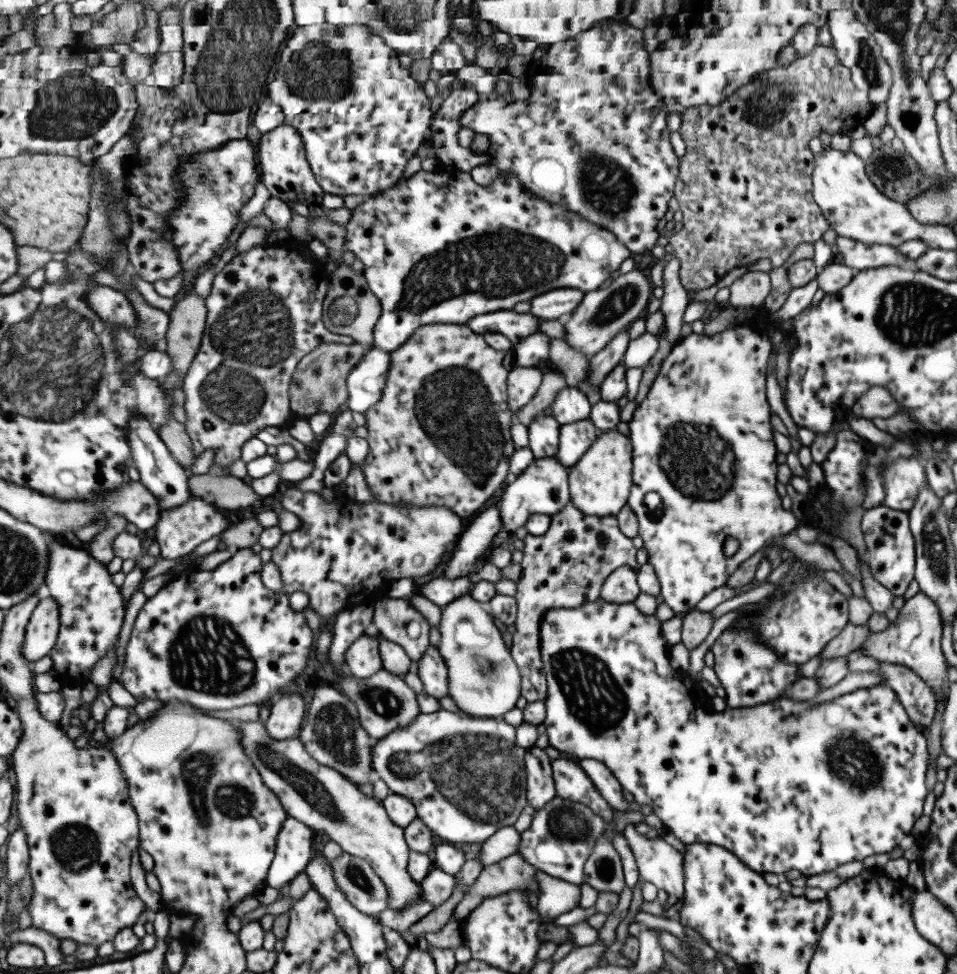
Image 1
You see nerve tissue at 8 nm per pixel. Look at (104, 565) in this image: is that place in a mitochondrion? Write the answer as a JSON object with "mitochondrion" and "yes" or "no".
{"mitochondrion":"no"}

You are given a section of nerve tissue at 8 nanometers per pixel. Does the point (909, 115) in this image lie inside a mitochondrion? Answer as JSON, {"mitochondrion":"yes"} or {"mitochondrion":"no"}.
{"mitochondrion":"yes"}

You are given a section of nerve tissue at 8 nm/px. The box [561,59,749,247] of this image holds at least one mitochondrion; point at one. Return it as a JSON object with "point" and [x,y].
{"point":[608,188]}

